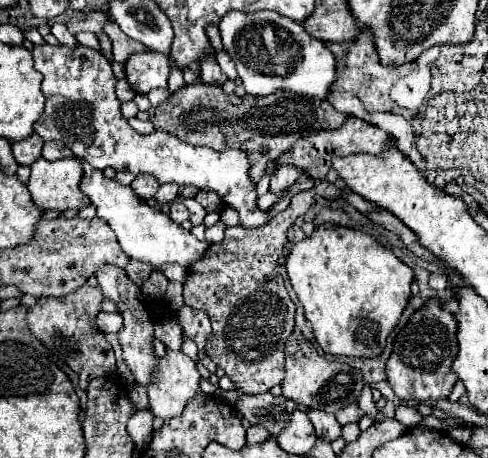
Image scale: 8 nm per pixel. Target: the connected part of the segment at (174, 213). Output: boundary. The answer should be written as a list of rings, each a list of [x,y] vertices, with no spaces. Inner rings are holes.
[[[175,202],[175,204],[171,204],[171,212],[169,212],[169,216],[171,216],[173,222],[181,224],[181,222],[189,220],[189,210],[187,210],[187,206],[185,206],[183,202]]]

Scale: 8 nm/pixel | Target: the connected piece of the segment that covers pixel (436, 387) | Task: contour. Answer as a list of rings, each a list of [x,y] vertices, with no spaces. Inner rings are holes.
[[[429,298],[419,310],[413,312],[403,330],[395,336],[393,352],[387,360],[387,382],[401,400],[419,400],[419,402],[437,402],[449,398],[457,376],[451,370],[457,348],[457,320],[451,312],[443,308],[439,298]]]

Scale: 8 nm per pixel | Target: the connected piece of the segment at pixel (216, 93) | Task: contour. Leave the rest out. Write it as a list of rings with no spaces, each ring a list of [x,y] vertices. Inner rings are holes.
[[[197,84],[197,86],[185,86],[181,90],[177,90],[175,94],[171,94],[161,106],[155,108],[155,116],[151,118],[155,130],[163,130],[163,132],[173,132],[173,136],[177,136],[179,140],[193,144],[193,146],[207,146],[213,150],[223,150],[227,146],[231,148],[241,148],[251,156],[251,178],[255,182],[259,182],[259,178],[263,176],[263,170],[267,166],[269,160],[277,158],[279,154],[287,152],[287,148],[291,148],[291,144],[295,144],[295,140],[303,140],[315,132],[321,130],[333,130],[345,124],[349,116],[343,112],[337,112],[329,102],[325,100],[317,100],[317,98],[305,98],[305,96],[297,96],[297,94],[287,94],[287,92],[275,92],[267,98],[257,98],[257,96],[237,96],[237,94],[225,94],[221,90],[221,86],[207,86],[207,84]]]

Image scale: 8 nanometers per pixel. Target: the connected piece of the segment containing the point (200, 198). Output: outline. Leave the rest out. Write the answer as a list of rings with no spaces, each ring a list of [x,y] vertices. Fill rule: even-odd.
[[[209,190],[198,191],[195,200],[207,210],[207,212],[217,212],[221,208],[221,200],[215,192]]]

